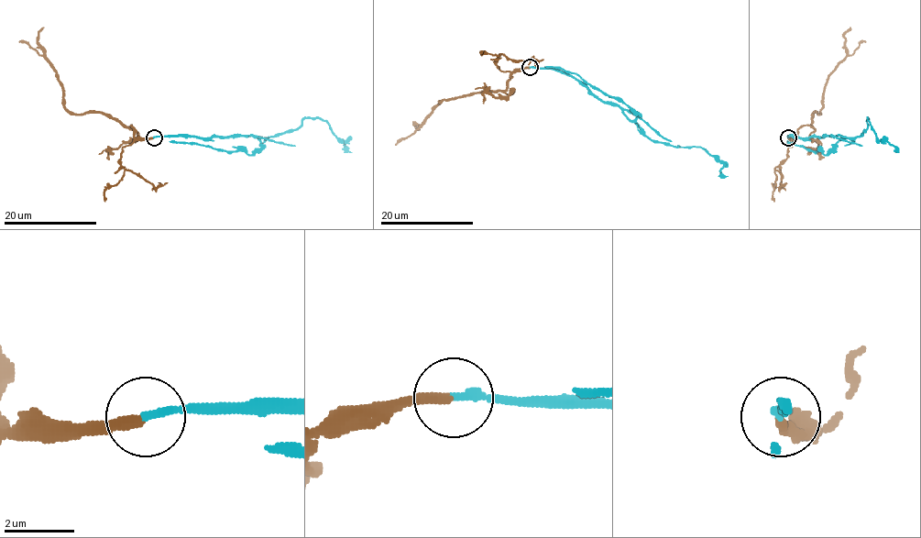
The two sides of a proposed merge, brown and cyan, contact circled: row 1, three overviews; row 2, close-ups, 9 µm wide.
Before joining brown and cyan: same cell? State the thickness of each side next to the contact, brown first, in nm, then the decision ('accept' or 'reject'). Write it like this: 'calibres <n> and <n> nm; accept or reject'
calibres 280 and 240 nm; accept

